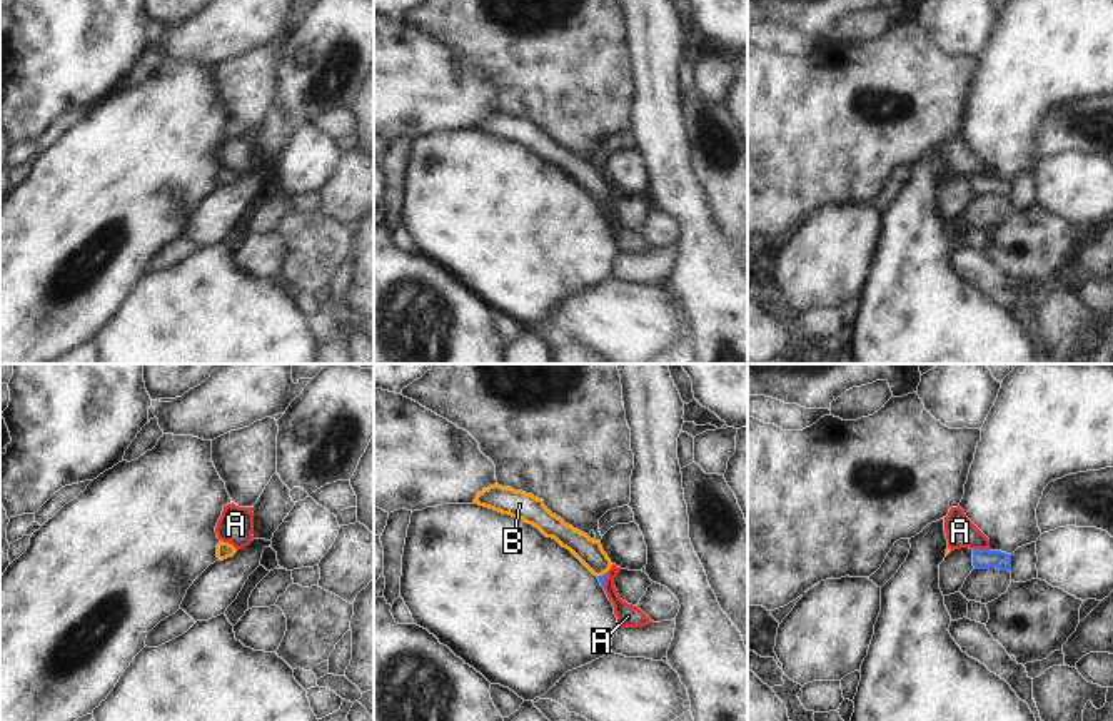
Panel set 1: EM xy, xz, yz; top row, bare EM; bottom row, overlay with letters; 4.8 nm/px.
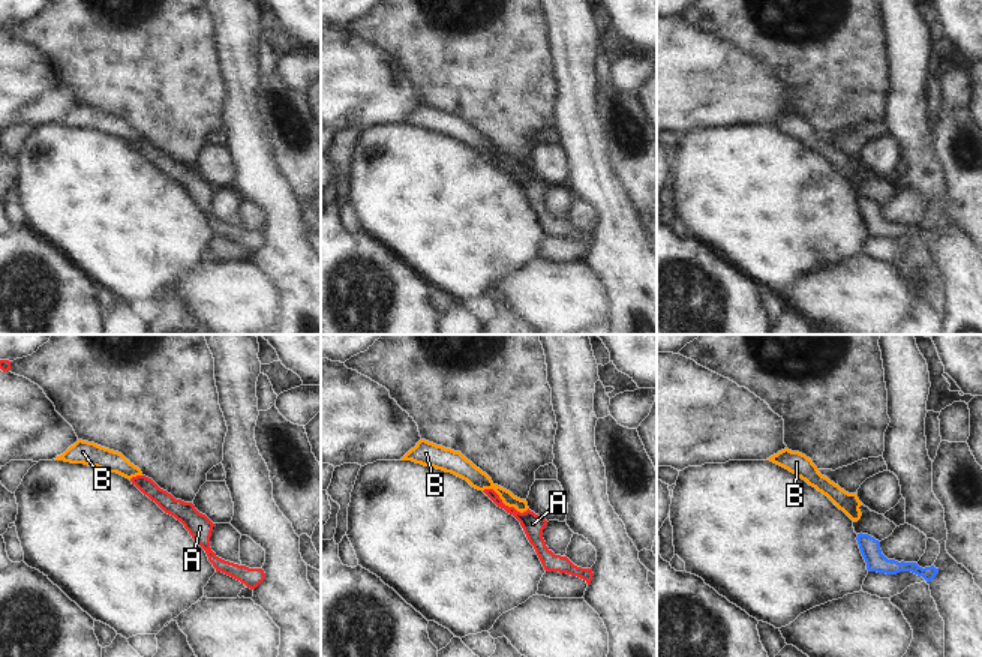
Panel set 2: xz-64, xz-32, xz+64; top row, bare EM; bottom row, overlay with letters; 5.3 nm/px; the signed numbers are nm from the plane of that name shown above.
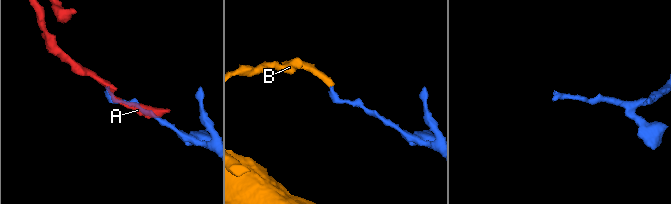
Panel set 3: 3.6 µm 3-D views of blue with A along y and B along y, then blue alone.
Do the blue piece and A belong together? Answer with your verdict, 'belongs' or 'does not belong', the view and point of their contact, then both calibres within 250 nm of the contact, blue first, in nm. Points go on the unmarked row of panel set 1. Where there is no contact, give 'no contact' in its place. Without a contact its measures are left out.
does not belong | yz (982, 176) | 100/140 nm

